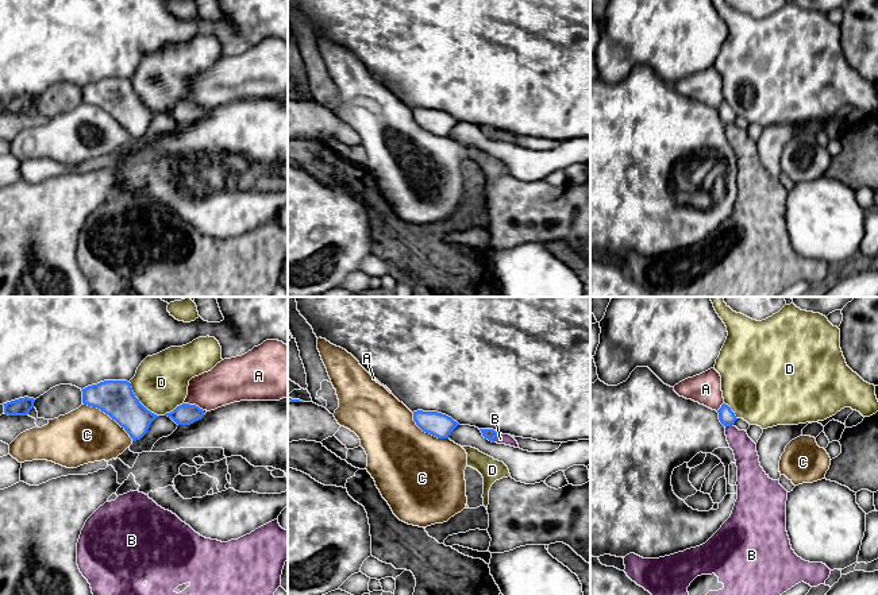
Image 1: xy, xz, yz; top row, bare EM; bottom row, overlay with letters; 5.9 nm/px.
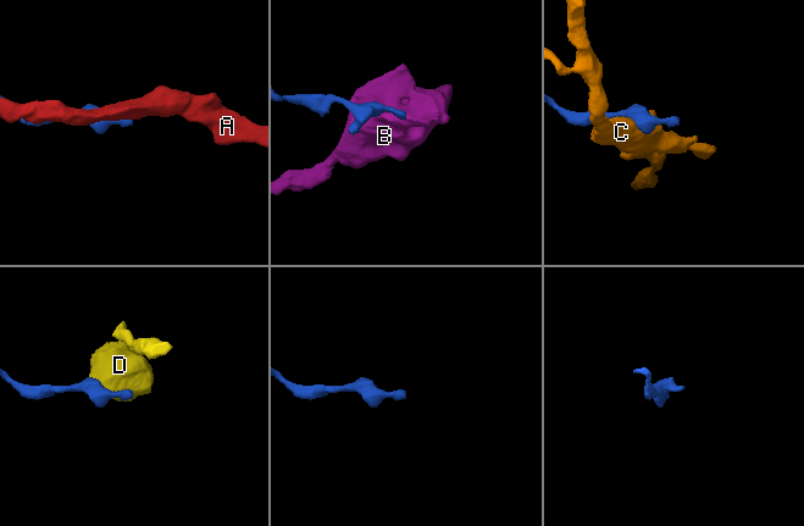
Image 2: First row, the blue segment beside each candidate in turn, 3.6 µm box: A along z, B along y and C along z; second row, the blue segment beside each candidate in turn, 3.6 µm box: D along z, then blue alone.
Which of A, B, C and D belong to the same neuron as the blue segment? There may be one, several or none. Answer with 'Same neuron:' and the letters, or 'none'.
Same neuron: none

